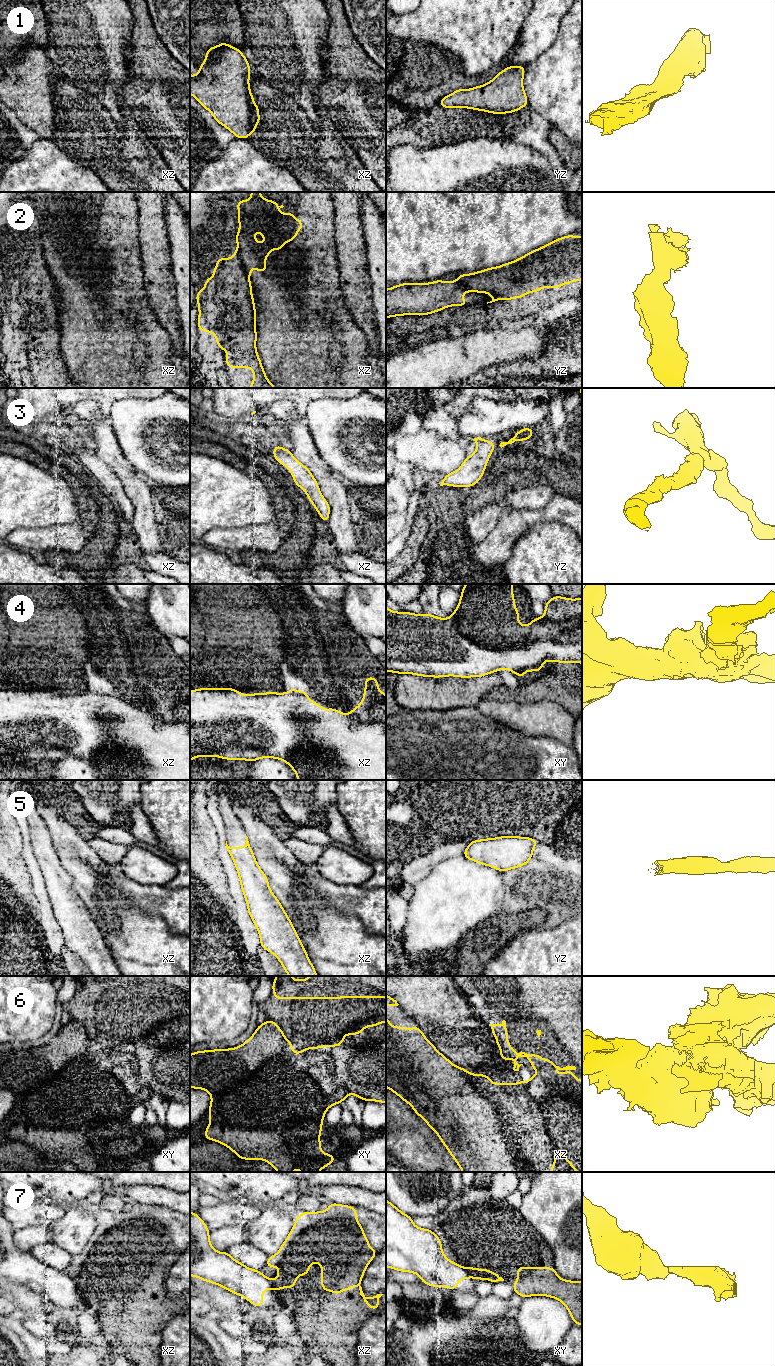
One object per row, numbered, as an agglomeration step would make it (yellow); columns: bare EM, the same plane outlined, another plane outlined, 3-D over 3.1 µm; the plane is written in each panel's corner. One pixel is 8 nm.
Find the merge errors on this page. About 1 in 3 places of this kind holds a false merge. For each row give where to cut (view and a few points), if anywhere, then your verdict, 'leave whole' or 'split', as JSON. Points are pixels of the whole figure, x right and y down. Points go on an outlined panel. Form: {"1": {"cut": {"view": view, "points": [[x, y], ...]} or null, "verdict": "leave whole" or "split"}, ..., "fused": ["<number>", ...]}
{"1": {"cut": null, "verdict": "leave whole"}, "2": {"cut": {"view": "xz", "points": [[237, 248], [243, 269], [248, 276]]}, "verdict": "split"}, "3": {"cut": null, "verdict": "leave whole"}, "4": {"cut": null, "verdict": "leave whole"}, "5": {"cut": null, "verdict": "leave whole"}, "6": {"cut": {"view": "xz", "points": [[471, 1074], [475, 1090], [503, 1122], [507, 1146], [529, 1171]]}, "verdict": "split"}, "7": {"cut": {"view": "xz", "points": [[271, 1279], [273, 1288]]}, "verdict": "split"}, "fused": ["2", "6", "7"]}

